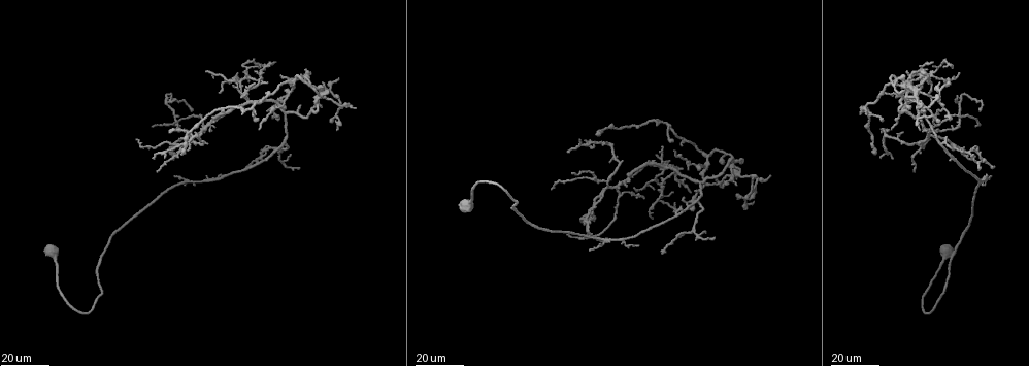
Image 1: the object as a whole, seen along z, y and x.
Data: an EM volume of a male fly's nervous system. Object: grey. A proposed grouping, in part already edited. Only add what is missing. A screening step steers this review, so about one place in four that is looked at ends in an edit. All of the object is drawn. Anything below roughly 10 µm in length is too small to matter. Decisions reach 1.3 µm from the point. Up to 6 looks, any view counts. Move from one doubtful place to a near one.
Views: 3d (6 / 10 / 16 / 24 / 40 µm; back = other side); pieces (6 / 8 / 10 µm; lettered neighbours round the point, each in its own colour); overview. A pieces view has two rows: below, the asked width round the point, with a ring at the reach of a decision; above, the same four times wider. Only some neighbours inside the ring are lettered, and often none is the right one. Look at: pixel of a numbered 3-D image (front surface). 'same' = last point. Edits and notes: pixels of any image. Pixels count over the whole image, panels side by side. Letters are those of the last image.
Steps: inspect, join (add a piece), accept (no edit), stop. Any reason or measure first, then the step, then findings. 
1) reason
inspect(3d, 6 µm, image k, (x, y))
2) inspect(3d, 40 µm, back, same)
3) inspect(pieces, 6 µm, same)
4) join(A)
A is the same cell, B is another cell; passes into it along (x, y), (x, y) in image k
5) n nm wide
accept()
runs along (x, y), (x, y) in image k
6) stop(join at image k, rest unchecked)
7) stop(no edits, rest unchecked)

long arm stops here
inspect(3d, 16 µm, image 1, (277, 120))

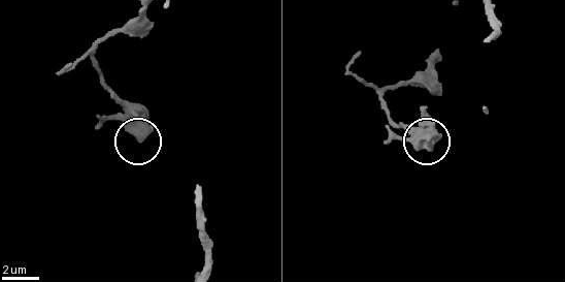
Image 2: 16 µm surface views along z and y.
inspect(pieces, 8 µm, image 2, (429, 139))

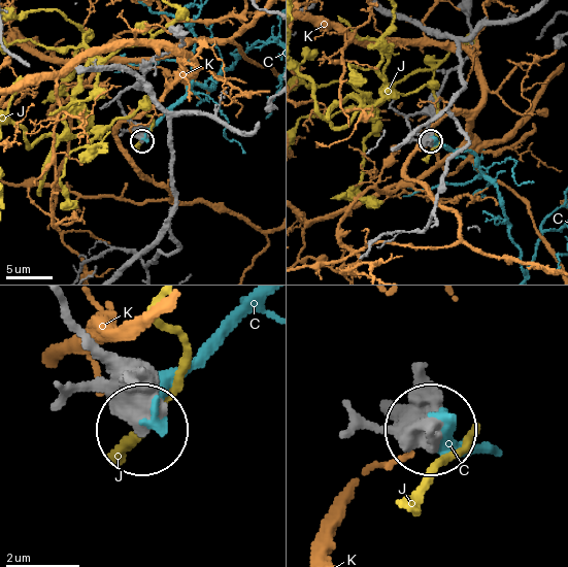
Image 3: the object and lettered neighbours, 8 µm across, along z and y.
accept()
C, J and K are other cells; runs along (60, 305), (142, 422) in image 3; none of them fits

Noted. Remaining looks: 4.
an open end
inspect(3d, 16 µm, image 1, (945, 138))

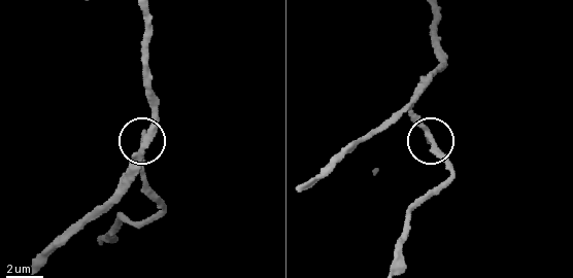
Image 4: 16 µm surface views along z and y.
what lies round it
inspect(pieces, 10 µm, image 4, (143, 133))

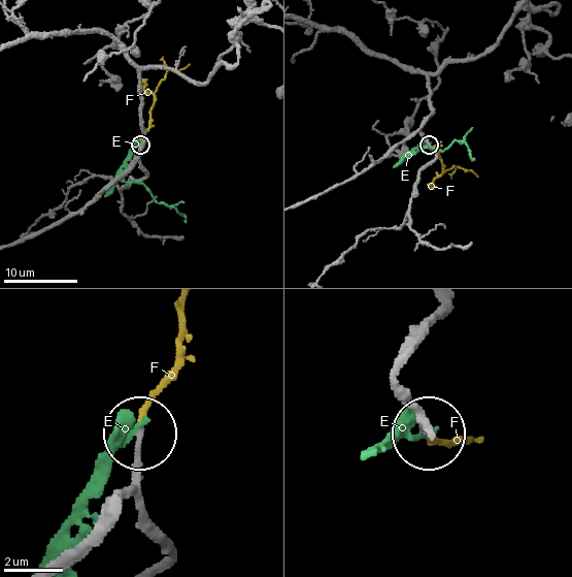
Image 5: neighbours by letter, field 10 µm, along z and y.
join(F)
F is the same cell, E is another cell; it goes on there

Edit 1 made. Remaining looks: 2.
stop(join at image 5, rest unchecked)

